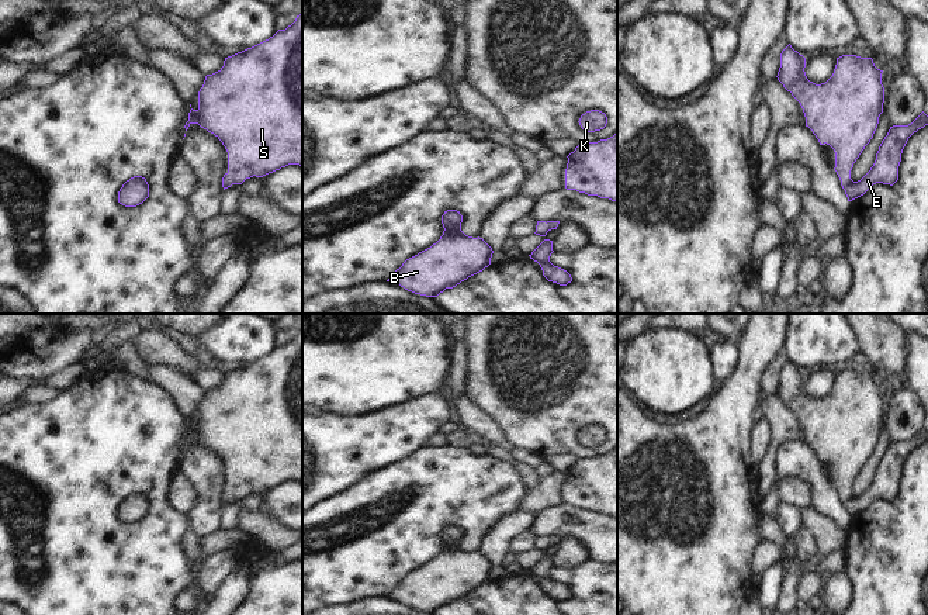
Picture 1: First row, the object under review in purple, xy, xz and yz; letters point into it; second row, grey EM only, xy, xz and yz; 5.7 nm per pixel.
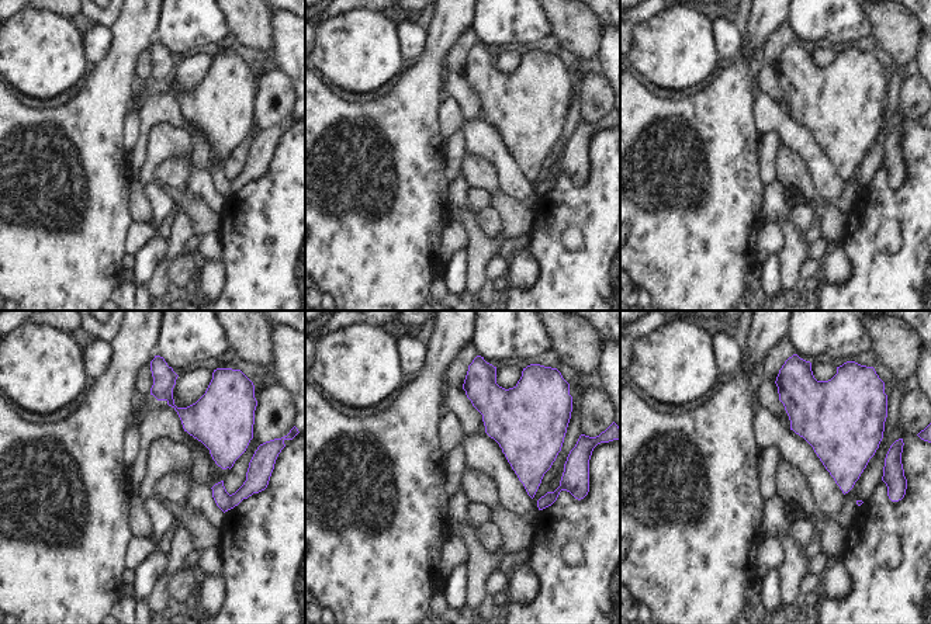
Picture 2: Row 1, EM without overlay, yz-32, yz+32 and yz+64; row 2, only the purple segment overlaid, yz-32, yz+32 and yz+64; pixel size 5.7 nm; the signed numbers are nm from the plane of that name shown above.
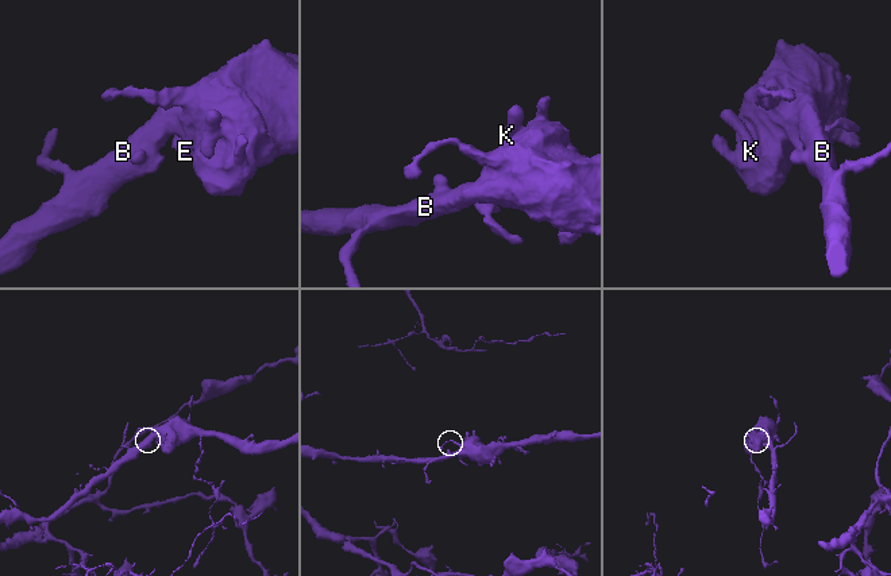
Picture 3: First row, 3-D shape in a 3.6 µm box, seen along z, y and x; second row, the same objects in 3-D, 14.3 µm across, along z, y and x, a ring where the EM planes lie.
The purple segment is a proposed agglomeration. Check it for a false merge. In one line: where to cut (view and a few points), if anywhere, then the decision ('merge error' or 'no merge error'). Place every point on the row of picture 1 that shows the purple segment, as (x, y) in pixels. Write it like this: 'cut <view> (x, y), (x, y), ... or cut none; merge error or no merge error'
cut none; no merge error

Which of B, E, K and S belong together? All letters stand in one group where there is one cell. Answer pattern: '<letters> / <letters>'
B E K S

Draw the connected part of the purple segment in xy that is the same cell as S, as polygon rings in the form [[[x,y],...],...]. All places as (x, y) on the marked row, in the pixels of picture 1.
[[[302,13],[285,30],[225,58],[218,72],[207,75],[186,131],[191,124],[214,134],[228,152],[224,190],[288,165],[302,166]]]

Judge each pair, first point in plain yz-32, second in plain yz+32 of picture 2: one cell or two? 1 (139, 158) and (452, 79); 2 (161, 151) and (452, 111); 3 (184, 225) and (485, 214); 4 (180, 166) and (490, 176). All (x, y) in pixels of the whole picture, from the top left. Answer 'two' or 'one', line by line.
1: one
2: one
3: one
4: one

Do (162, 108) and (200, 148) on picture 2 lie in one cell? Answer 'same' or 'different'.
same

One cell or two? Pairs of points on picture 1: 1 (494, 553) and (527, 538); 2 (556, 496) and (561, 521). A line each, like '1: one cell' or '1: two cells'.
1: two cells
2: two cells

